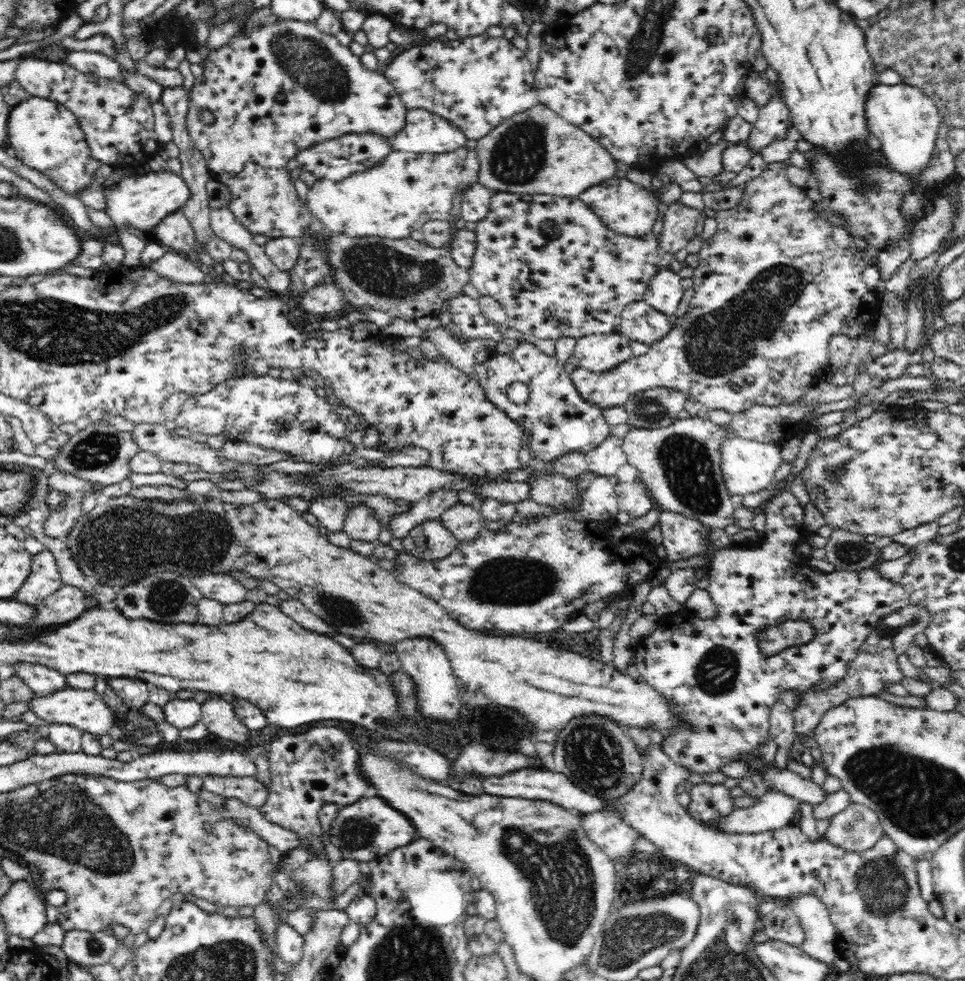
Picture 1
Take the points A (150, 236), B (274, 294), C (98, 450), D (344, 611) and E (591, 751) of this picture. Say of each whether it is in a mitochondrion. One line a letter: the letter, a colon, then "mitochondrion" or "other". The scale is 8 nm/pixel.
A: other
B: other
C: mitochondrion
D: mitochondrion
E: mitochondrion

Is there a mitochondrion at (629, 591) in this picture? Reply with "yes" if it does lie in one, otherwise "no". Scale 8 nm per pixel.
no

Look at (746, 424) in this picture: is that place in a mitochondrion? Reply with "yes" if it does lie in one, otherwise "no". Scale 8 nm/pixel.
no

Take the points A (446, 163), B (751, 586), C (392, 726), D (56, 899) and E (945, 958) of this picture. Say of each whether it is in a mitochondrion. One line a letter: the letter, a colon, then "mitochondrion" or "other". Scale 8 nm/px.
A: other
B: other
C: mitochondrion
D: other
E: other

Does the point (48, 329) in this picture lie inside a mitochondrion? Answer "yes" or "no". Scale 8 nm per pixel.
yes

